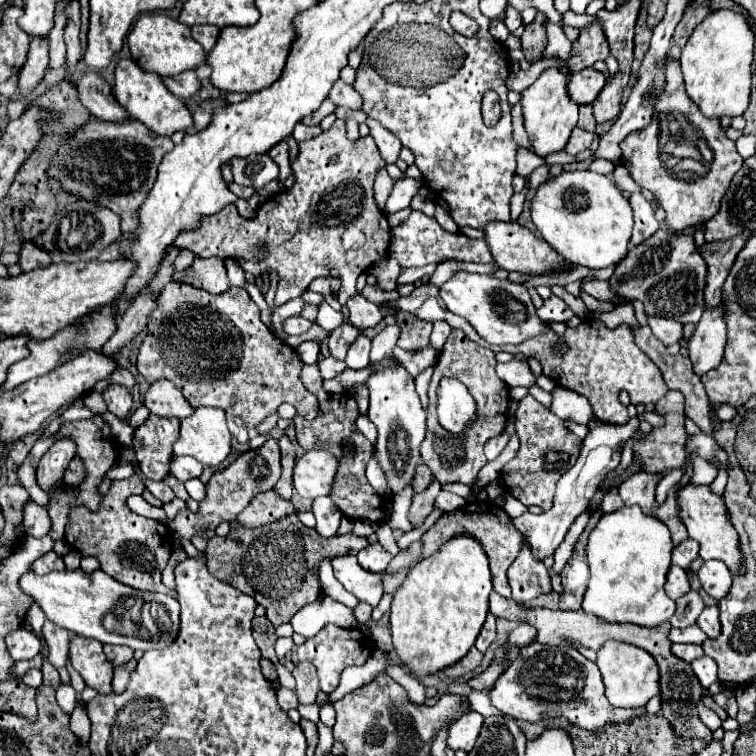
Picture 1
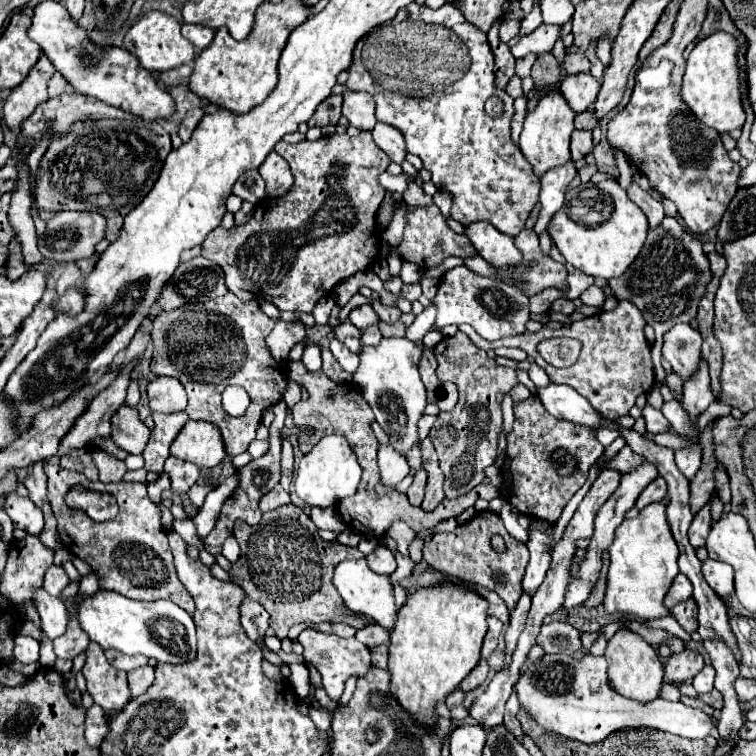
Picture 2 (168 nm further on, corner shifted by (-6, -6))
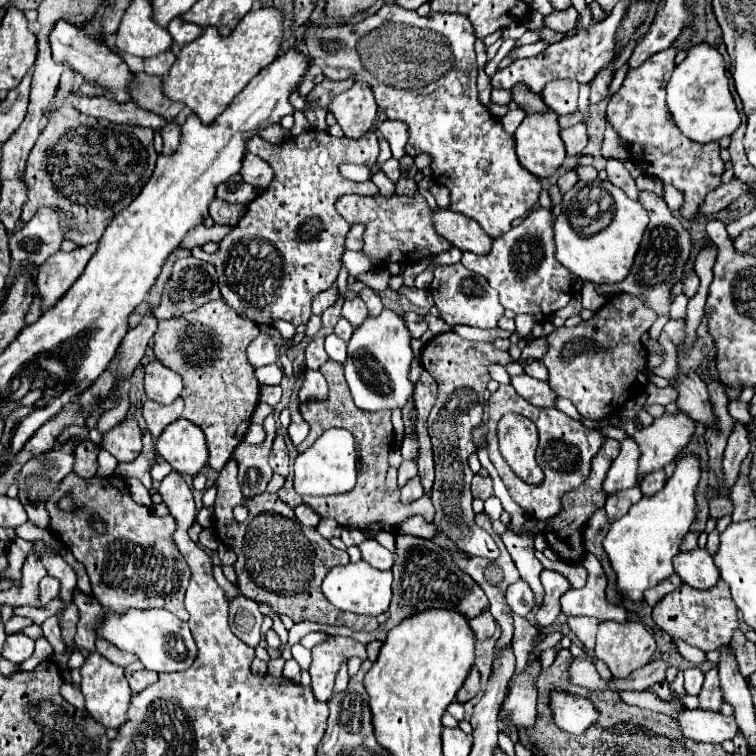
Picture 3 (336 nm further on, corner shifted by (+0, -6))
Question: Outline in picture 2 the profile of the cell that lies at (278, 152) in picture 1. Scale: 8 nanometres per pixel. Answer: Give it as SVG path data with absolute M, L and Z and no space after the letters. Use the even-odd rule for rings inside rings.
M271 152L267 156L267 160L263 162L263 166L259 166L259 174L265 180L265 194L269 198L277 198L281 194L287 194L291 184L293 184L293 176L289 170L289 164L283 162L283 158L277 152Z

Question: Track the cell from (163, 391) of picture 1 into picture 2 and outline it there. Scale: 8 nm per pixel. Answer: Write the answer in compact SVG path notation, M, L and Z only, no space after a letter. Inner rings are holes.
M155 376L147 386L149 406L155 412L183 412L187 406L187 394L183 384L171 376Z

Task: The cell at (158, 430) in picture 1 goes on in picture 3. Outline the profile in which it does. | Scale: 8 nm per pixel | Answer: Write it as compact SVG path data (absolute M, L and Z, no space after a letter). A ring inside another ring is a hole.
M175 400L173 404L167 404L167 406L161 406L161 404L155 404L155 402L145 402L143 404L143 418L147 422L147 428L153 436L153 442L161 436L161 432L171 424L175 422L177 418L181 418L181 412L183 412L183 400Z

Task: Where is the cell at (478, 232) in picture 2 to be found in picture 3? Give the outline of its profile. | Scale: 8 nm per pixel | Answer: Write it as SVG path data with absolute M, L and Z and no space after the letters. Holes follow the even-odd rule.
M437 210L433 214L433 222L435 230L461 252L469 250L473 254L485 256L493 246L493 238L489 238L475 220L465 218L463 214L451 210Z

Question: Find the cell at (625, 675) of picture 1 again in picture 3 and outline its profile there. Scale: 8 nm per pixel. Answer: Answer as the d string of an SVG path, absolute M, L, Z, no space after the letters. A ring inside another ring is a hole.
M601 622L597 632L595 656L603 660L613 678L627 678L631 672L649 664L655 652L655 638L639 622Z

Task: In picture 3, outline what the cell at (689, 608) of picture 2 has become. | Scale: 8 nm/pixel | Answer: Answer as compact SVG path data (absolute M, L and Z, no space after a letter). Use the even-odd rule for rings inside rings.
M723 580L707 590L685 584L681 586L681 590L675 590L673 594L667 594L661 602L657 602L657 606L653 608L653 620L673 640L683 638L687 644L709 652L731 640L731 634L737 628L737 606L729 594L729 586L725 586Z

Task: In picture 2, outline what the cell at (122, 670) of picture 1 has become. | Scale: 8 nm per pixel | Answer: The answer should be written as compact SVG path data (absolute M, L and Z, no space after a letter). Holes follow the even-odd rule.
M149 664L143 668L131 670L129 672L129 688L131 688L133 698L147 692L147 688L153 684L153 680L155 680L155 672L153 672L153 666L149 666Z

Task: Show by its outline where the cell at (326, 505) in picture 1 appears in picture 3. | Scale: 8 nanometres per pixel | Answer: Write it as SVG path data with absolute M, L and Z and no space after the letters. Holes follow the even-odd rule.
M307 504L297 506L297 508L295 508L295 514L297 514L297 520L299 520L301 524L305 524L305 526L315 528L317 522L319 522L319 514L317 514L311 506L307 506Z

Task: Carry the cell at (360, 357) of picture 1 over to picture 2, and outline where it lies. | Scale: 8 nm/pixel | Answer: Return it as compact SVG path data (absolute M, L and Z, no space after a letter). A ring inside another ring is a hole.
M371 324L371 326L363 328L361 334L363 334L363 336L361 336L361 344L363 344L363 346L377 346L379 340L381 340L381 332L379 332L377 324Z

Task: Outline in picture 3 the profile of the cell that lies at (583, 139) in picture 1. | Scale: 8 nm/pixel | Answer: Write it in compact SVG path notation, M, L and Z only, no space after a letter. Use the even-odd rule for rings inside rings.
M577 124L577 126L571 126L567 130L561 130L561 140L565 142L567 156L577 156L587 144L587 128L585 128L585 124Z

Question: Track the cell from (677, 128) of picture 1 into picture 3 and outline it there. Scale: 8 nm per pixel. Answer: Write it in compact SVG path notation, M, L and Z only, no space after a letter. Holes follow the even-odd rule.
M667 48L647 58L639 68L627 72L627 78L619 92L615 92L607 106L607 124L627 142L629 154L639 154L639 168L659 178L663 184L675 186L683 194L683 204L679 214L687 222L695 222L701 214L701 204L705 196L721 184L723 160L719 156L719 144L707 142L699 144L689 140L673 122L667 110L665 86L675 68L675 50Z

